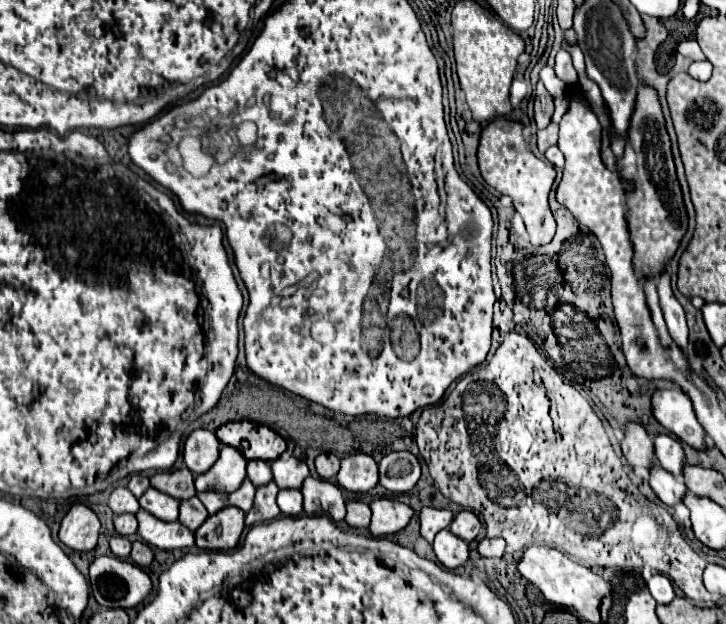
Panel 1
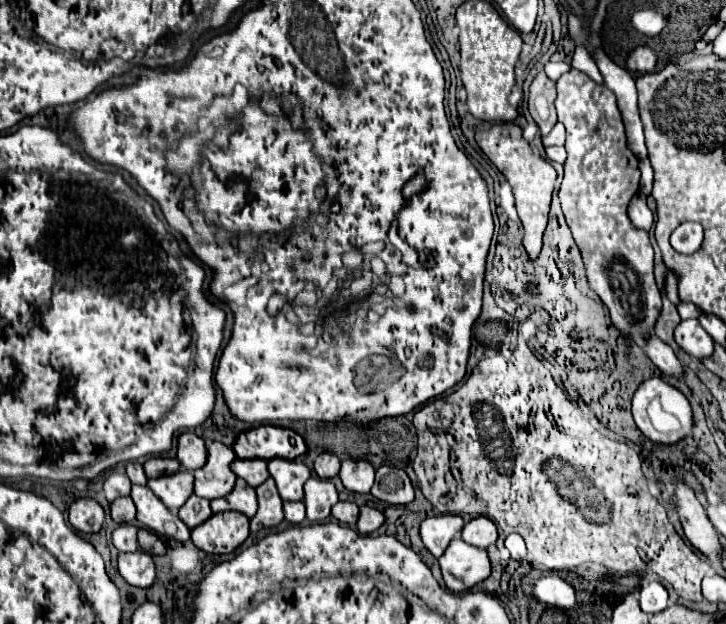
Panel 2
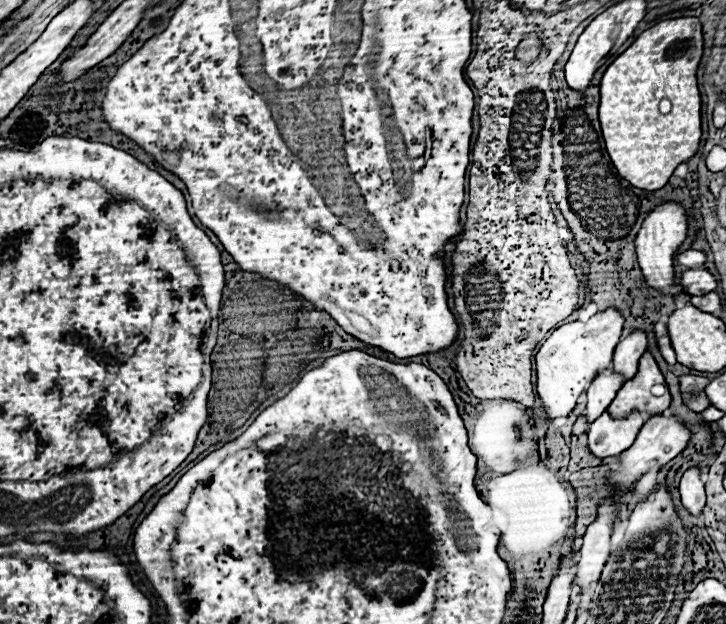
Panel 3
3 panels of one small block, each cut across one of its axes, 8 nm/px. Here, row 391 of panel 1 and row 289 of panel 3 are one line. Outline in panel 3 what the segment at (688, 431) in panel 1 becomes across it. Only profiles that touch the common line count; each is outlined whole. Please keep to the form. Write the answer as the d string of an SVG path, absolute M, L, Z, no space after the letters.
M666 202L658 208L654 208L644 224L642 230L636 236L636 254L638 254L638 262L642 268L642 274L646 278L646 282L656 288L662 290L664 294L684 294L682 286L676 284L676 274L674 274L674 256L678 246L686 240L686 232L688 232L688 220L686 220L686 210L676 204L676 202Z

